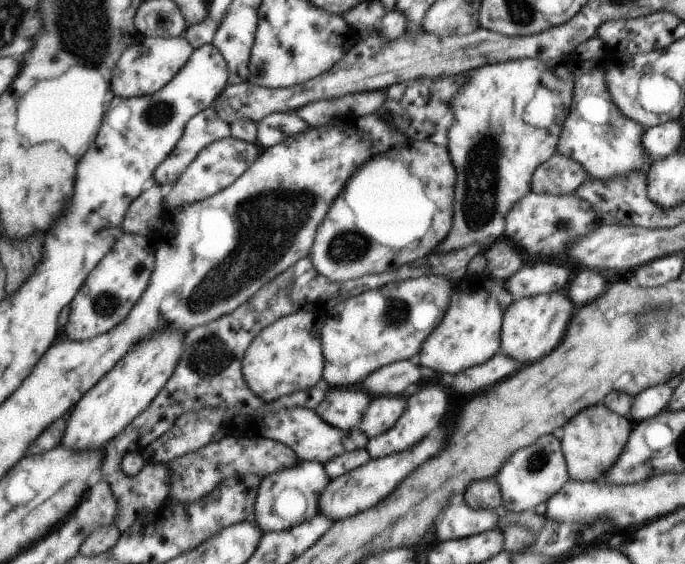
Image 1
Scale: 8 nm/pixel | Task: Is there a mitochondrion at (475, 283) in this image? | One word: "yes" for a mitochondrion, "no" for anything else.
no

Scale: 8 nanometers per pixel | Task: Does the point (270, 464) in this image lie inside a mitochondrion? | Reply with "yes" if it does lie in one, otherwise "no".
yes

